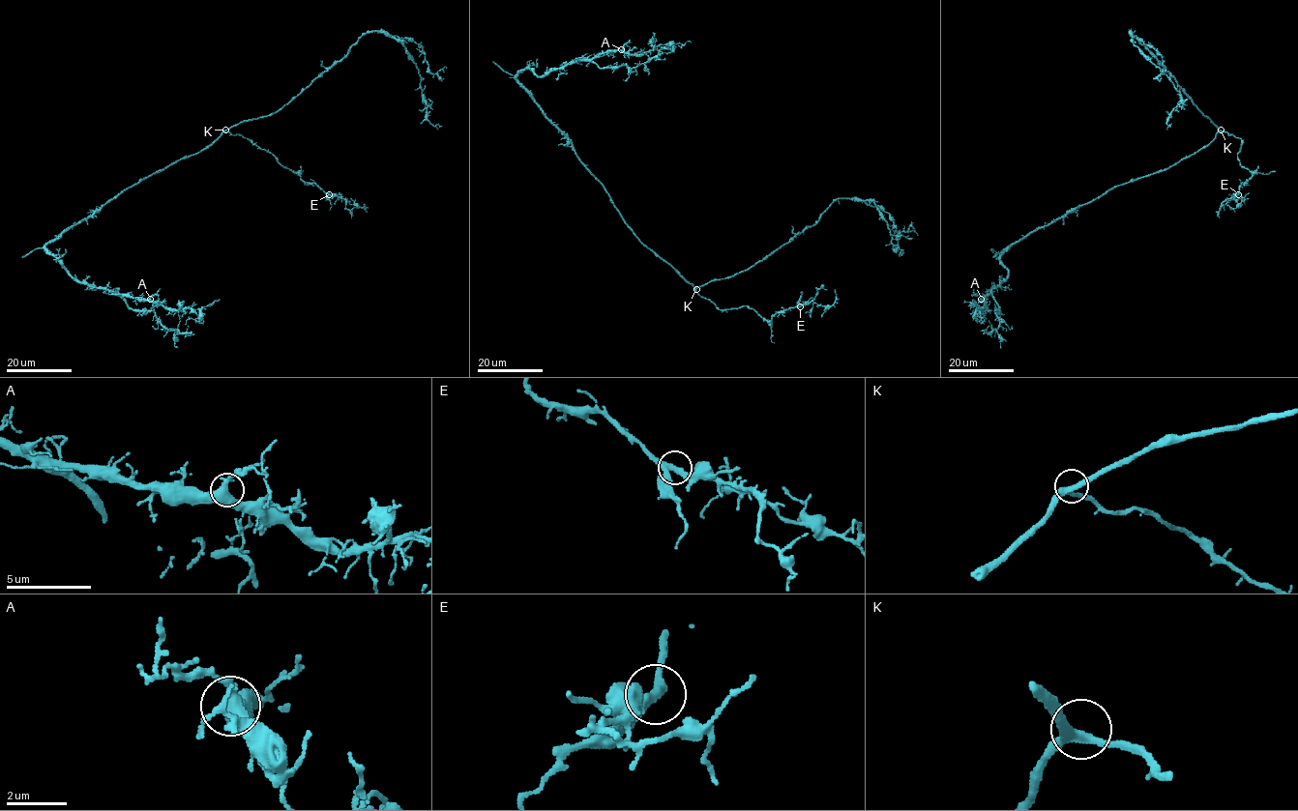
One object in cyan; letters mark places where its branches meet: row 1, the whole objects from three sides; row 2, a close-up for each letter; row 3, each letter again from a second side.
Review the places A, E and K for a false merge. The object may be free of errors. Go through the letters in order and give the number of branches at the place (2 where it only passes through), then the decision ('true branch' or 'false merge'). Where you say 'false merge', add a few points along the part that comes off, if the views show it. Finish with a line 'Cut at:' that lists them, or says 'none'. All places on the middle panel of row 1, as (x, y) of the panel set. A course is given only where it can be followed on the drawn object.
A: 3 branches meet; true branch
E: 3 branches meet; true branch
K: 3 branches meet; true branch
Cut at: none

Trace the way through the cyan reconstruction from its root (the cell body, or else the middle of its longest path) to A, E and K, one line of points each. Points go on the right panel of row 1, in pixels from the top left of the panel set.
A: (1171, 166), (1114, 186), (1098, 198), (1069, 210), (1016, 241), (1000, 257), (1008, 276), (981, 299)
E: (1171, 166), (1204, 148), (1219, 131), (1232, 134), (1241, 140), (1237, 159), (1252, 175), (1241, 184), (1238, 194)
K: (1171, 166), (1204, 148), (1221, 130)

